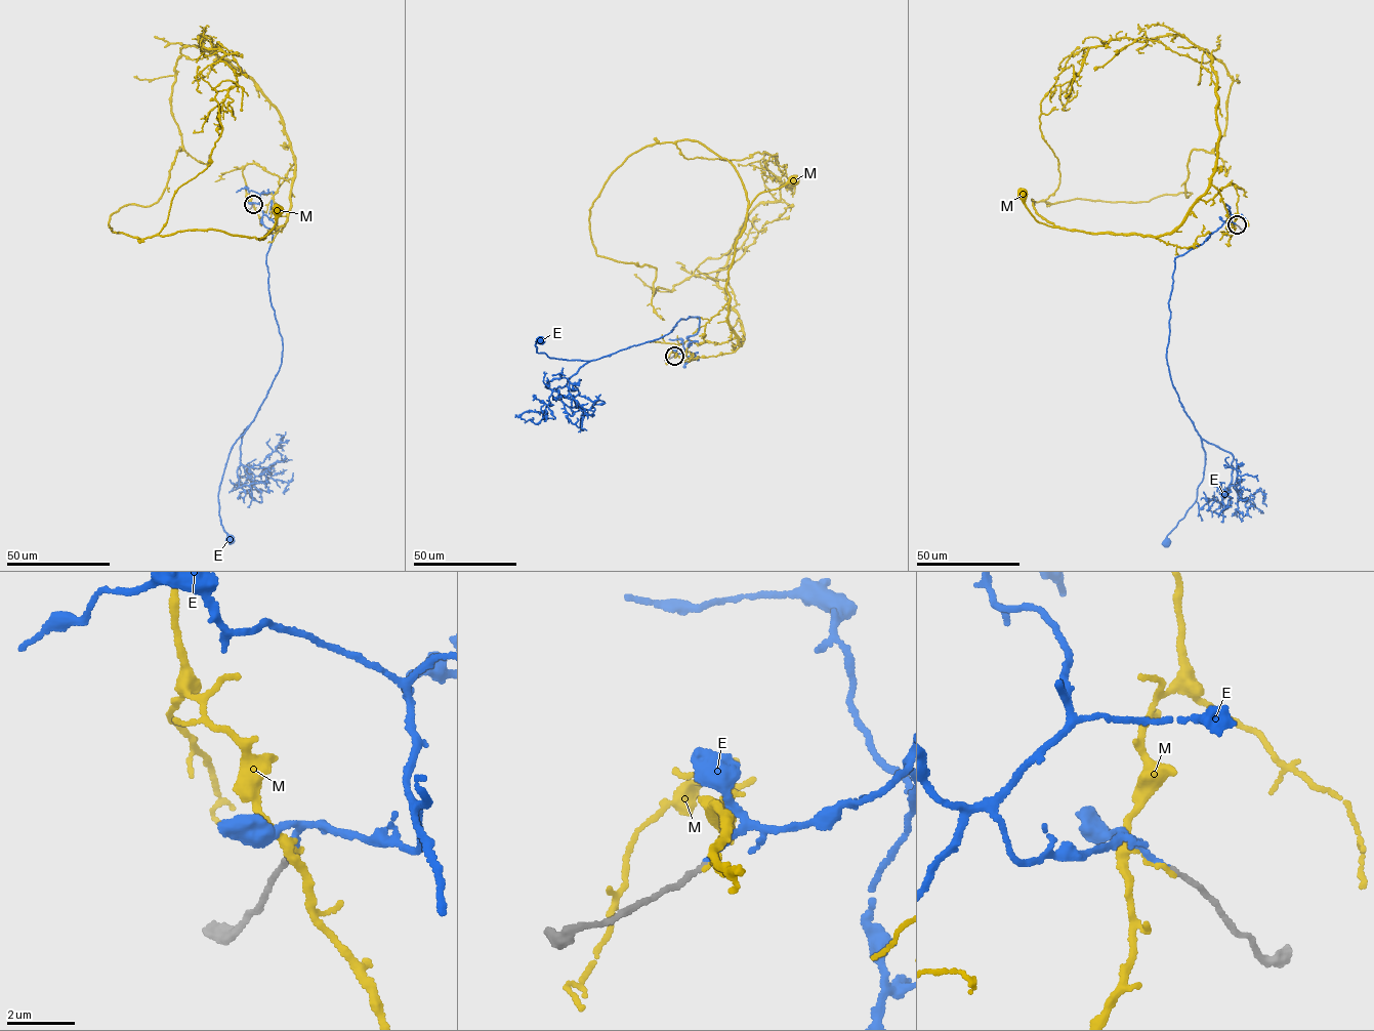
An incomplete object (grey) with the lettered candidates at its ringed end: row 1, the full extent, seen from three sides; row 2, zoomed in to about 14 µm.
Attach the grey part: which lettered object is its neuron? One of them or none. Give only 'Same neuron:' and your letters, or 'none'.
Same neuron: E

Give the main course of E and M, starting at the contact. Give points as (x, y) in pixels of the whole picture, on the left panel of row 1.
E: (253, 204), (260, 202), (272, 232), (268, 288), (283, 349), (266, 397), (225, 464), (218, 511), (231, 539)
M: (253, 205), (243, 175), (253, 163), (292, 178), (286, 221), (258, 240), (274, 227), (279, 210)

